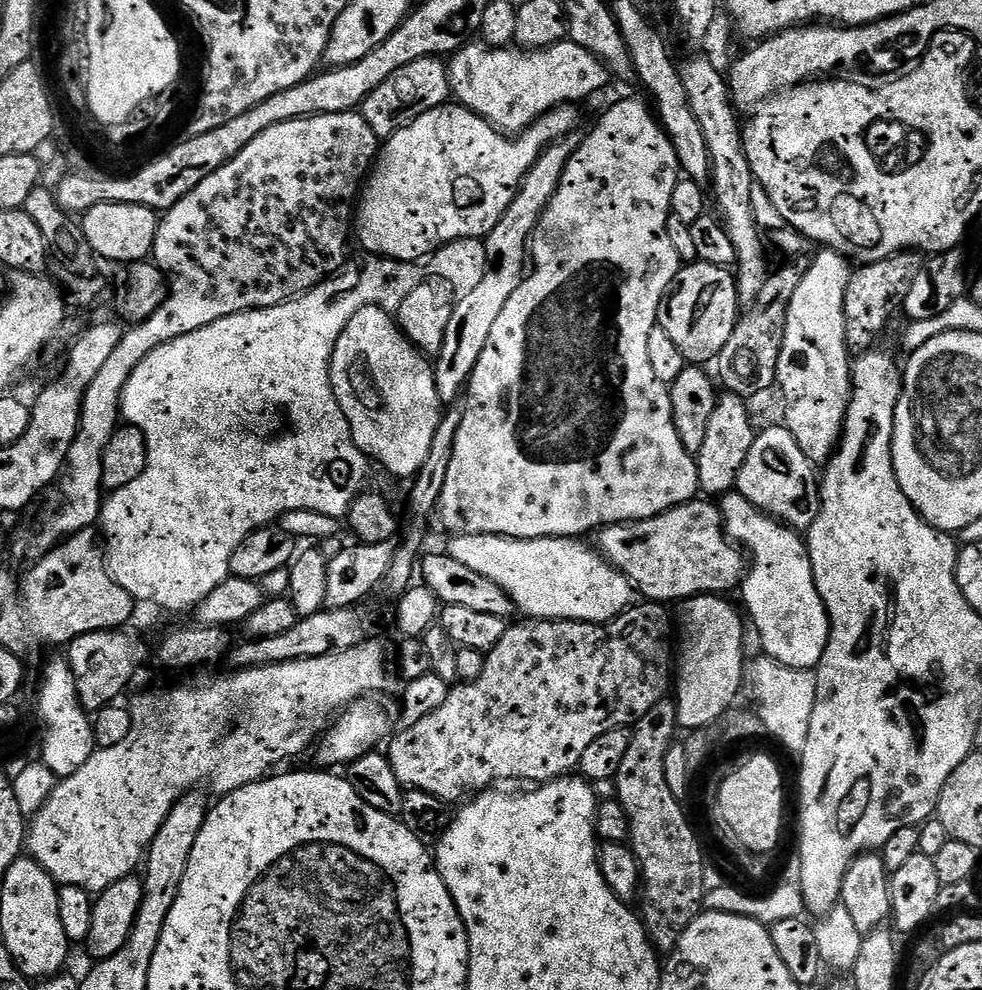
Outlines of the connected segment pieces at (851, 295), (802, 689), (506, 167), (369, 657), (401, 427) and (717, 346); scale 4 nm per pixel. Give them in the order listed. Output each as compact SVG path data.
M909 250L873 264L857 267L853 271L844 299L844 321L849 349L868 350L875 345L872 343L887 326L892 311L895 308L897 311L903 305L906 294L910 294L910 286L914 286L918 274L922 274L925 263L925 257L919 251Z
M760 654L756 661L751 661L750 678L752 674L752 696L756 699L754 711L762 718L765 733L773 736L780 744L785 744L795 754L803 753L808 735L810 734L810 718L814 714L814 702L816 701L816 673L807 668L787 668L779 664L767 654Z
M455 102L442 104L439 108L422 114L414 122L410 122L410 126L406 126L402 130L395 132L394 135L387 137L387 139L383 141L382 147L379 149L371 173L366 183L363 185L362 199L359 201L358 207L354 212L354 236L355 239L356 236L360 239L360 244L364 247L361 249L376 258L384 257L387 260L420 262L430 257L437 249L455 240L479 240L487 237L488 233L494 230L494 226L498 226L502 214L506 214L510 202L514 202L516 191L520 188L520 184L526 178L528 171L534 166L534 162L540 156L540 153L543 152L548 145L565 139L565 137L572 134L572 131L575 130L576 123L580 120L580 110L579 107L563 104L560 108L550 110L542 119L536 120L524 132L513 135L511 138L495 128L494 125L487 124L478 114L474 114L470 109L463 108L460 104Z
M365 639L364 643L359 644L356 648L351 648L345 652L333 652L332 655L322 658L306 658L305 660L282 662L261 668L236 670L231 673L233 676L224 676L221 680L206 685L205 688L172 688L169 692L148 692L145 696L134 697L132 704L130 703L132 729L130 734L126 736L126 742L118 742L118 746L113 748L93 751L86 766L82 766L82 770L78 770L72 776L63 777L53 792L49 794L48 800L41 806L39 812L31 817L30 827L26 832L26 848L31 859L39 862L51 874L57 885L78 886L93 894L105 892L107 888L114 886L114 882L133 875L141 867L148 847L154 842L162 822L166 822L172 807L185 794L204 786L200 784L209 784L216 791L217 797L229 796L231 792L242 786L265 779L273 770L284 766L279 766L279 764L284 764L287 760L302 755L312 743L313 747L349 704L353 704L355 700L371 697L373 694L380 694L376 692L380 692L384 688L384 648L378 641L372 639Z
M375 304L358 310L342 330L332 355L332 389L363 455L396 476L412 478L430 454L442 405L429 357L407 340L400 325L382 309Z
M697 262L684 264L680 273L670 282L656 315L658 326L670 334L674 346L682 350L685 361L692 366L715 361L734 333L742 305L736 293L735 275L719 264Z

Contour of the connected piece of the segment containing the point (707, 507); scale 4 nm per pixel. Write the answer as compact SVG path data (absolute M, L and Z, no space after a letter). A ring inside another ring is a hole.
M704 498L691 500L689 504L672 508L654 518L635 520L632 524L612 524L608 528L599 529L599 536L600 555L612 567L623 572L624 577L632 583L633 589L639 595L641 592L644 595L641 597L648 602L681 602L692 596L728 594L731 588L739 589L744 579L745 557L741 549L728 539L722 527L719 507Z

